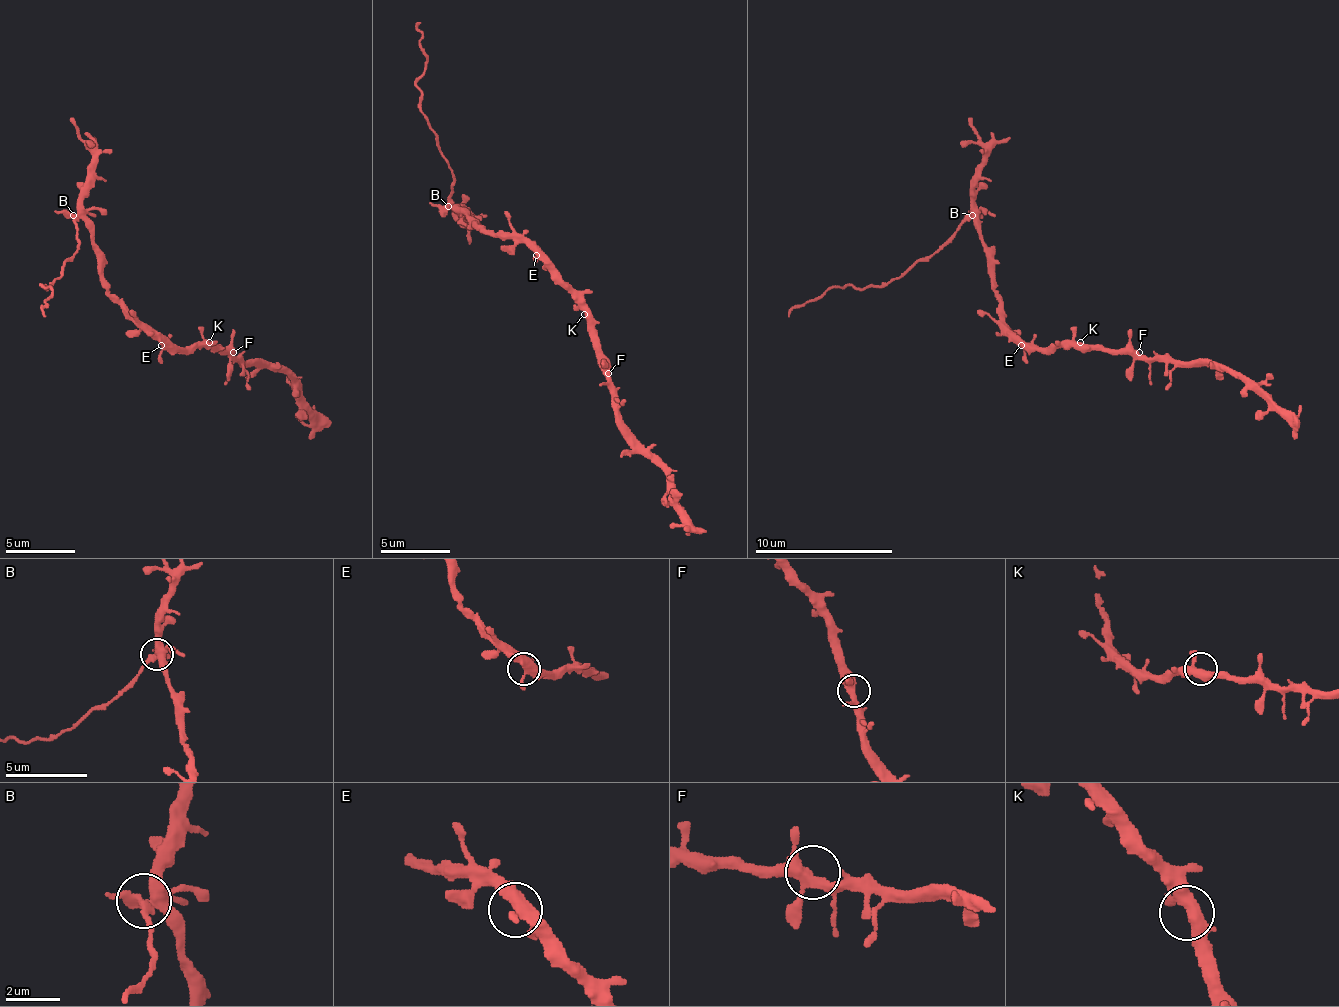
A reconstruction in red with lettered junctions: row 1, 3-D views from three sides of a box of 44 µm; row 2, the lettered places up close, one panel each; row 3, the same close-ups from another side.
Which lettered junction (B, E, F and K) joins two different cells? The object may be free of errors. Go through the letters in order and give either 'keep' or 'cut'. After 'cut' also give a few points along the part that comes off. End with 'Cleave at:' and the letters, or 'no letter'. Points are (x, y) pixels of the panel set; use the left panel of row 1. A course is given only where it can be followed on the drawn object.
B: cut | (74, 214), (78, 252), (47, 290), (43, 283), (50, 286), (43, 311), (47, 317)
E: keep
F: keep
K: keep
Cleave at: B

